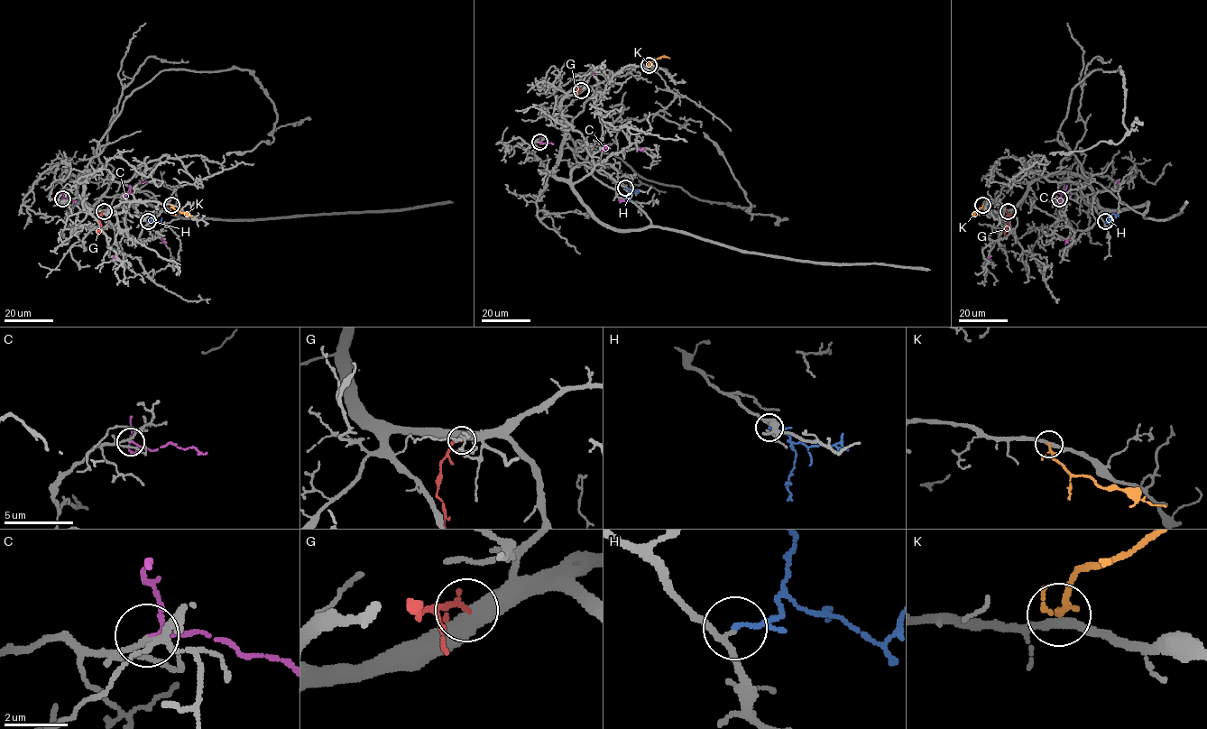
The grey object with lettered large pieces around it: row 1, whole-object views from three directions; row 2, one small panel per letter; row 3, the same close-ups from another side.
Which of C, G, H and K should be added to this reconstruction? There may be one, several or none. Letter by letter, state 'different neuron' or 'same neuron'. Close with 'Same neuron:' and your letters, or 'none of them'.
C: different neuron
G: different neuron
H: same neuron
K: different neuron
Same neuron: H

